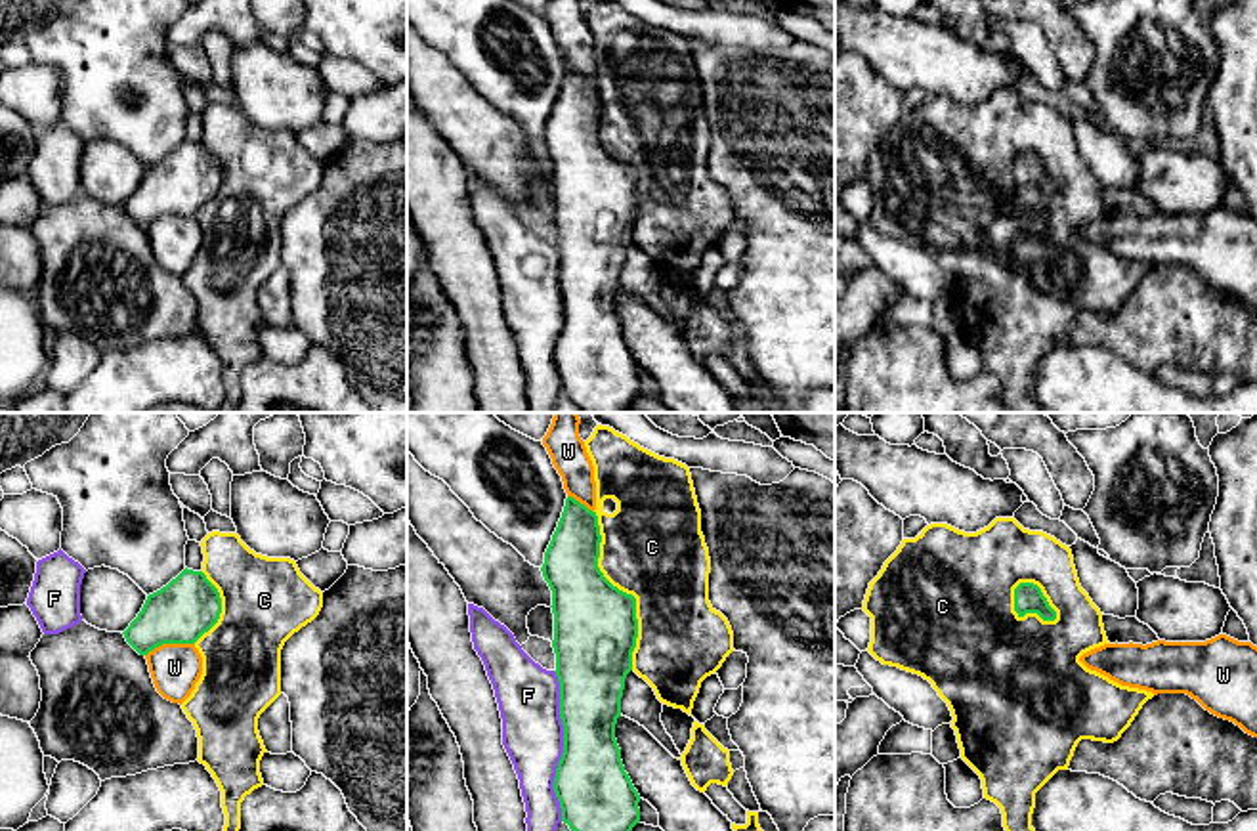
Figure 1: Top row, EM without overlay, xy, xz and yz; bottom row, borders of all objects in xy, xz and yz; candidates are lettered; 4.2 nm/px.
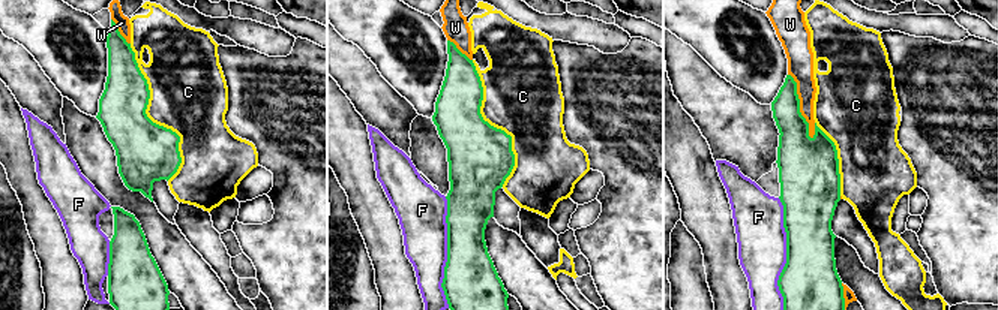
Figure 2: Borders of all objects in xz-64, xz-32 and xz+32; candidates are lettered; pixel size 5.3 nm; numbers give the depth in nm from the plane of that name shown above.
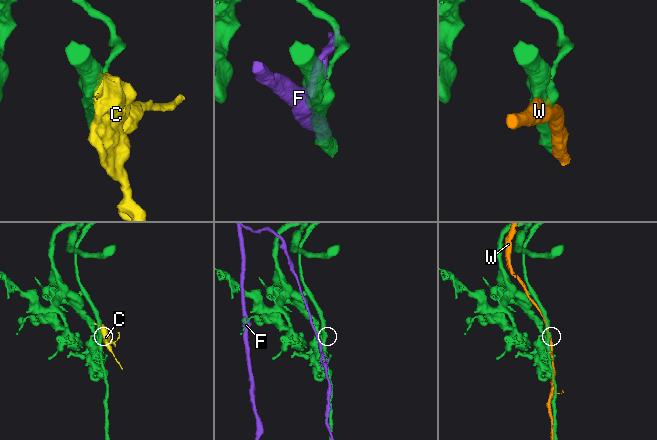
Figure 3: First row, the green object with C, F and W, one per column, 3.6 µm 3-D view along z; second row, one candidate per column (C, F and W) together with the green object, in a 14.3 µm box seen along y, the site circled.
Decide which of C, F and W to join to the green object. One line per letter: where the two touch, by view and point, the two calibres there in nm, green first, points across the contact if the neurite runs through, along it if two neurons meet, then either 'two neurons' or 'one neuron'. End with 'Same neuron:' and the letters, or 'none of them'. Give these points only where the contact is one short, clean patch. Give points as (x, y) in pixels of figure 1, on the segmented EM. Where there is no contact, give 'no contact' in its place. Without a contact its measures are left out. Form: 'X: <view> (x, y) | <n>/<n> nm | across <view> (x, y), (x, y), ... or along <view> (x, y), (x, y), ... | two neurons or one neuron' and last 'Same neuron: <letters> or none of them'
C: xz (621, 591) | 360/440 nm | two neurons
F: xz (564, 745) | 320/260 nm | two neurons
W: xy (169, 642) | 260/200 nm | two neurons
Same neuron: none of them

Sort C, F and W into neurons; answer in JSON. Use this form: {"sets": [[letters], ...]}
{"sets": [["C"], ["F"], ["W"]]}

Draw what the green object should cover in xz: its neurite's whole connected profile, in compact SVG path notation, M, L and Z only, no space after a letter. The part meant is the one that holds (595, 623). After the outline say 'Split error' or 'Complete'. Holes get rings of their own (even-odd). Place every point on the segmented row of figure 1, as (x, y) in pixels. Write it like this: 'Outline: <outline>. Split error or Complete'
Outline: M567 497L541 567L552 590L554 672L564 724L564 753L552 787L562 821L571 831L632 831L640 823L640 795L625 772L615 724L638 638L636 598L613 586L600 571L600 543L596 512Z. Complete

